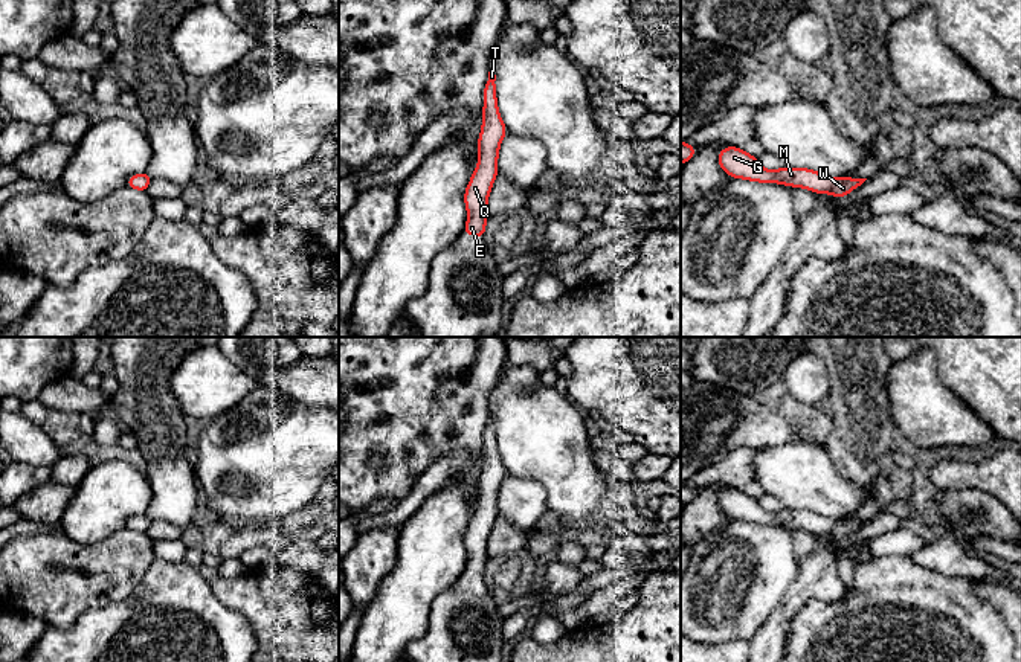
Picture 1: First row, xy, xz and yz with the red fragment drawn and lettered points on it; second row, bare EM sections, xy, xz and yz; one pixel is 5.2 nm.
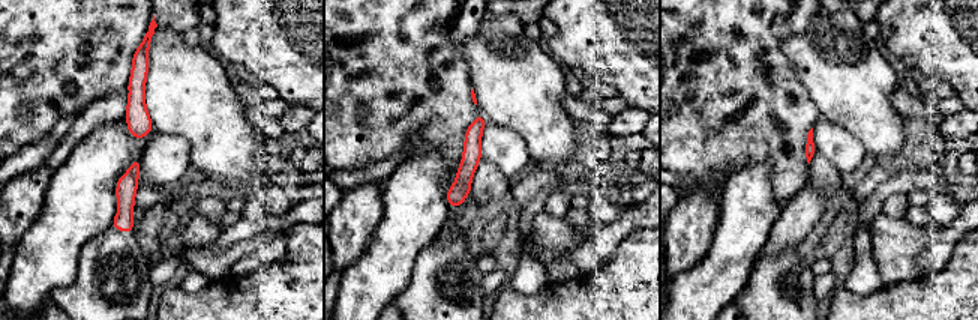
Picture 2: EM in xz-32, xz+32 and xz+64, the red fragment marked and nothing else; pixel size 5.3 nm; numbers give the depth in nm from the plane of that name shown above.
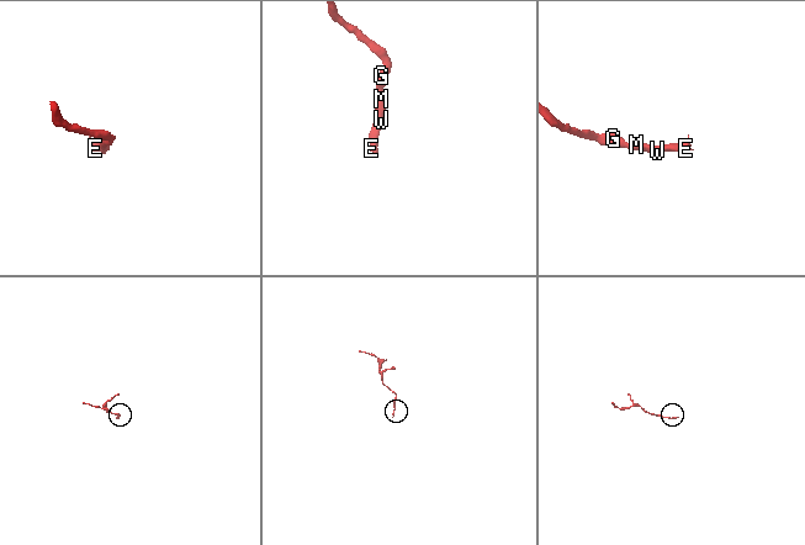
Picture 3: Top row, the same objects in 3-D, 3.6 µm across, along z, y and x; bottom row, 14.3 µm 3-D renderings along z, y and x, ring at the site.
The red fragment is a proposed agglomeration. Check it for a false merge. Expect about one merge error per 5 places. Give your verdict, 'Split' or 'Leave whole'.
Leave whole

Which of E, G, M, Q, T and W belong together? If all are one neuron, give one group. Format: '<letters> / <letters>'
E G M Q T W

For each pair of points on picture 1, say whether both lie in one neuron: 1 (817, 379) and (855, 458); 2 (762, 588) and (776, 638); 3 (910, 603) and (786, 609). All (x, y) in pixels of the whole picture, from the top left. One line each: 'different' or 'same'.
1: different
2: different
3: different

